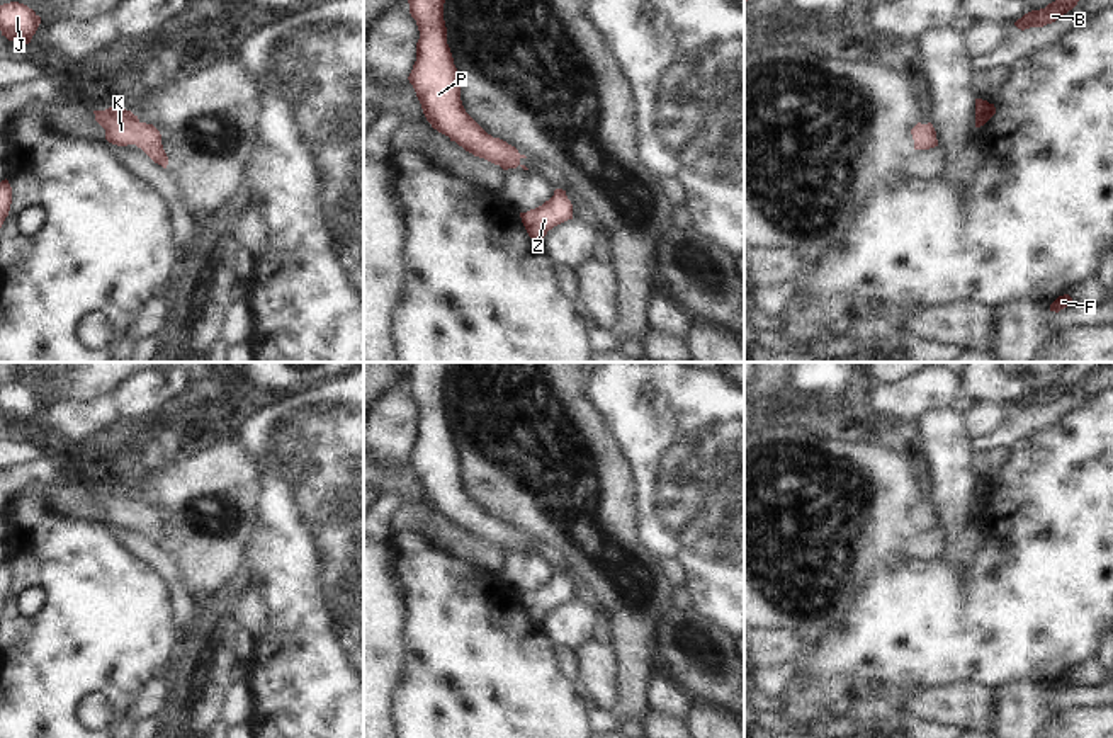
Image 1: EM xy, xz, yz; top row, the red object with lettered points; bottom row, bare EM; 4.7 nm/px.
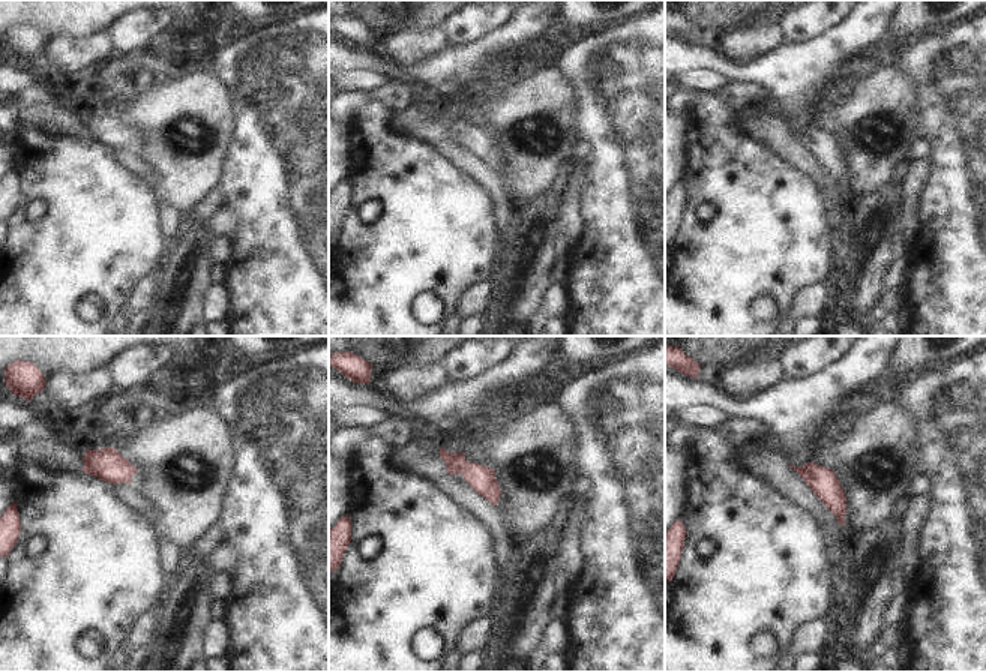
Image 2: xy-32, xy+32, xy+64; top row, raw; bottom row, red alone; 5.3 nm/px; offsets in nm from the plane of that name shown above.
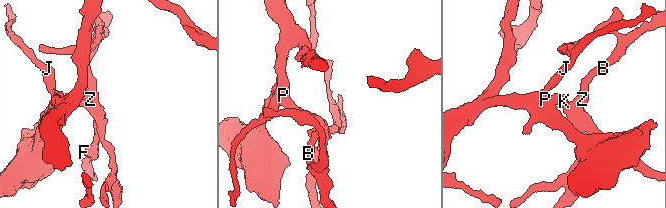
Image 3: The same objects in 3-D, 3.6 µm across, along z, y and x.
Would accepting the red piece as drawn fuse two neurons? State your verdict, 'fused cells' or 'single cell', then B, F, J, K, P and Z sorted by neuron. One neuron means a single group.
single cell | B F J K P Z

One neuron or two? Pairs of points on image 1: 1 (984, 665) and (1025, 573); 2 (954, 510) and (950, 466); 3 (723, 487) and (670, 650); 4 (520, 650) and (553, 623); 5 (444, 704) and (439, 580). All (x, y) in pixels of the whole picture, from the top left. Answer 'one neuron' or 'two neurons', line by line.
1: one neuron
2: one neuron
3: two neurons
4: two neurons
5: one neuron

